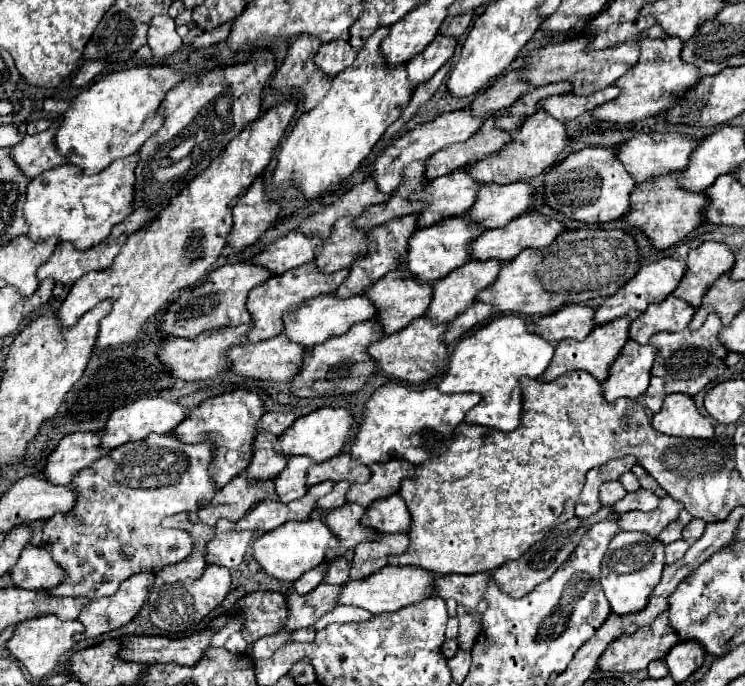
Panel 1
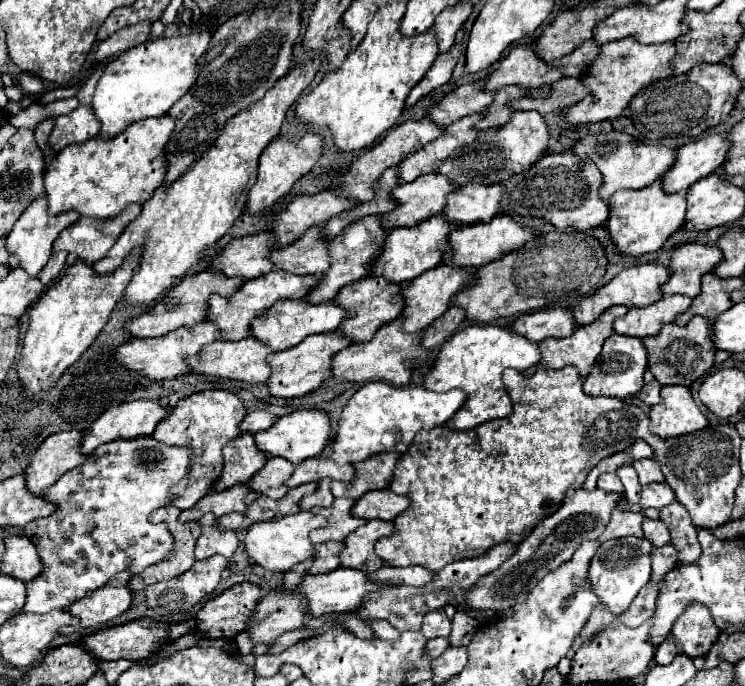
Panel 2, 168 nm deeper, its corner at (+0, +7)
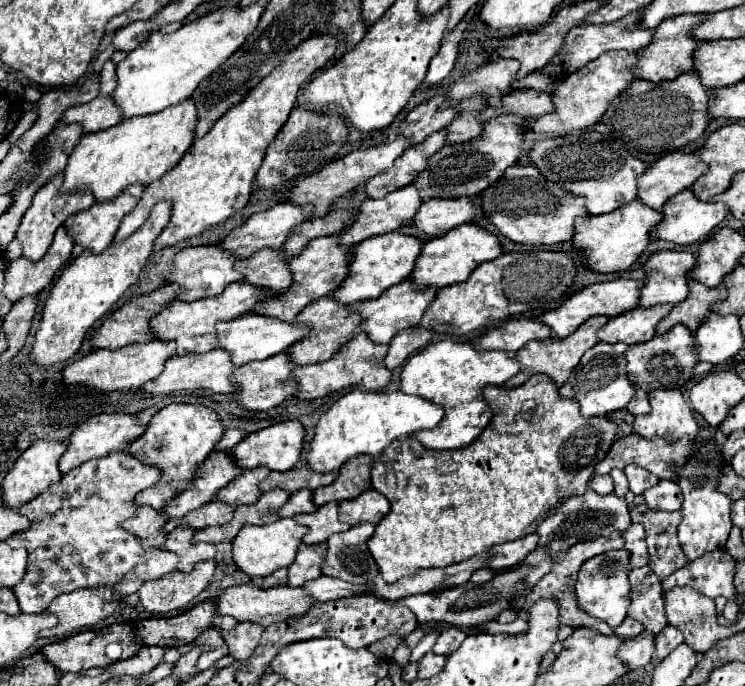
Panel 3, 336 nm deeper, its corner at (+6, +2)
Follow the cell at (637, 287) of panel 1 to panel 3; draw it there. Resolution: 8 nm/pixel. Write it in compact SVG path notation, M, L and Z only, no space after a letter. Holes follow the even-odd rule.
M618 278L618 280L610 280L610 282L600 282L600 284L592 284L592 286L586 286L582 288L580 292L574 292L568 300L564 300L558 308L554 310L548 310L546 314L540 316L540 320L550 326L550 330L554 332L556 338L566 338L570 336L572 332L578 330L578 326L582 322L586 322L590 316L596 316L596 314L602 314L602 316L618 316L622 312L628 312L632 308L638 306L638 298L640 298L640 288L642 288L642 282L638 280L626 280L626 278Z

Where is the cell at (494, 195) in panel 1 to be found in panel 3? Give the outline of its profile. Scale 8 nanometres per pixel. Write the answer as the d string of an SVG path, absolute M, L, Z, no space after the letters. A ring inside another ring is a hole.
M432 198L422 202L414 226L428 236L442 236L462 222L472 222L474 204L470 198Z

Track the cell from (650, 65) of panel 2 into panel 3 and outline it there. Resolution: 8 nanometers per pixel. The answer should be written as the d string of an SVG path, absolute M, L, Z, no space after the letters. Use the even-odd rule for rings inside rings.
M626 50L606 52L606 54L598 56L586 68L580 68L578 72L570 74L568 78L564 78L556 86L556 90L552 94L554 110L550 114L524 120L522 128L524 130L534 130L534 132L546 132L546 134L554 134L554 136L564 136L572 130L582 130L582 128L588 128L588 126L600 122L608 104L622 90L626 90L628 84L634 80L634 74L632 74L634 64L636 64L636 54L626 52Z

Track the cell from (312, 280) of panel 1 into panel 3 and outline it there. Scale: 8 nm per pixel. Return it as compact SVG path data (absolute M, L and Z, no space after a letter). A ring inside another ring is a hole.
M242 282L228 284L224 292L218 296L208 296L208 298L194 300L194 302L172 302L170 306L166 306L166 310L162 310L162 314L156 314L150 320L150 330L154 330L156 340L176 342L176 356L184 356L186 352L210 352L220 346L216 342L214 324L218 320L228 322L232 318L248 314L254 308L254 304L260 300L262 300L260 288L254 288Z

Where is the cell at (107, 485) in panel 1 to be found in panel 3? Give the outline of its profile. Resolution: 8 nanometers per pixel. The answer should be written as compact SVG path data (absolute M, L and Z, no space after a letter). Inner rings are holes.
M114 452L104 458L94 458L90 462L80 464L62 476L60 482L48 486L38 498L24 504L18 512L30 520L30 528L18 532L6 540L12 548L26 548L28 564L26 574L20 584L14 586L14 594L18 598L20 610L24 614L44 612L46 606L60 594L72 592L78 588L96 588L96 586L114 586L134 570L134 566L142 560L142 546L136 536L120 528L120 522L128 520L136 512L134 496L160 480L160 470L154 466L144 466L136 458L126 452Z

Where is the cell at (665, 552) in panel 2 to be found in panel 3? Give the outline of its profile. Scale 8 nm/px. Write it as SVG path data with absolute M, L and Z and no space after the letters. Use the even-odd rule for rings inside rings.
M648 566L630 570L628 578L630 578L630 600L632 600L628 616L638 620L644 626L644 630L660 634L660 630L668 624L664 616L660 580Z

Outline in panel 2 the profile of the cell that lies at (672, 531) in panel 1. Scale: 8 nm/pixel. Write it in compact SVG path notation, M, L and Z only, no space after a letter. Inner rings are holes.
M644 519L642 529L644 529L644 537L646 537L654 547L662 547L662 545L670 543L670 541L668 541L668 529L666 529L664 521L660 521L660 519L656 519L656 521Z

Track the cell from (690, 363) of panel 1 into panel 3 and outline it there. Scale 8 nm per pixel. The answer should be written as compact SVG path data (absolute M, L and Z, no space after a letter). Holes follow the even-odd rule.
M678 324L662 336L654 336L646 344L634 344L626 348L626 372L632 384L650 392L656 388L682 388L692 378L692 366L698 362L698 354L694 350L692 332Z

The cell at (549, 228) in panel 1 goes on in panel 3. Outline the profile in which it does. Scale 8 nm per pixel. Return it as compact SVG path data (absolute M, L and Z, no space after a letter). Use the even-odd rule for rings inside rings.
M462 224L450 230L446 236L438 236L424 242L422 254L418 256L418 262L410 274L410 280L418 282L418 286L434 286L434 290L450 284L458 284L458 282L464 282L478 264L494 260L500 254L502 254L502 246L492 232L484 228L476 228L474 224Z

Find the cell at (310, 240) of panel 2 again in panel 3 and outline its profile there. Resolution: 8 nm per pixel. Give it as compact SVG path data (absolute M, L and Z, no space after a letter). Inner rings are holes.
M258 250L254 256L238 260L236 270L244 274L242 282L264 290L286 292L292 286L292 274L280 250Z

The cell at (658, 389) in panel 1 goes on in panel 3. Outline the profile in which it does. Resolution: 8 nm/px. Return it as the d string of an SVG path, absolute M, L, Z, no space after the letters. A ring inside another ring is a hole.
M634 386L634 390L636 390L636 394L634 394L634 398L628 402L628 412L630 414L634 414L634 416L640 416L640 414L648 414L650 412L650 404L648 404L648 394L642 390L642 388L638 388L638 386Z

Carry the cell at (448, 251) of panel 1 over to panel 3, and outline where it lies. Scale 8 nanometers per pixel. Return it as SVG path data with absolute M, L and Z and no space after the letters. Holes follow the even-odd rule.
M386 232L374 238L366 238L360 244L356 244L354 250L354 262L350 262L350 274L346 276L346 282L334 290L334 298L342 302L344 306L350 306L358 300L368 300L368 298L378 298L384 290L388 290L394 284L400 284L410 276L414 270L416 258L420 254L422 242L418 238L398 234L398 232Z

